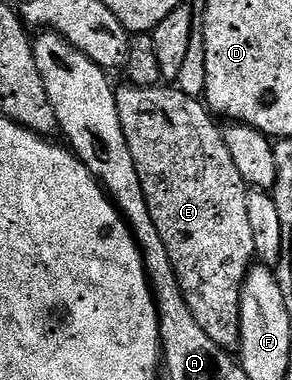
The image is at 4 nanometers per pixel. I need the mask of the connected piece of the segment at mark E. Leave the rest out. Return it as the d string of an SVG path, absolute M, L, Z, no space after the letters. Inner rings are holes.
M123 83L115 90L117 111L121 119L121 131L125 131L125 143L129 147L129 155L133 155L133 163L137 167L137 179L141 179L141 191L145 191L145 203L149 203L149 215L153 215L153 223L157 226L157 235L161 235L161 243L165 243L165 251L169 251L169 263L173 263L173 271L177 275L177 283L185 295L185 303L189 311L193 311L193 319L197 319L201 331L213 339L222 349L231 351L239 343L239 297L242 295L243 281L247 277L256 260L252 228L248 218L249 186L243 182L239 164L229 155L229 147L225 147L223 129L215 126L216 118L198 96L188 95L179 87L147 88Z

